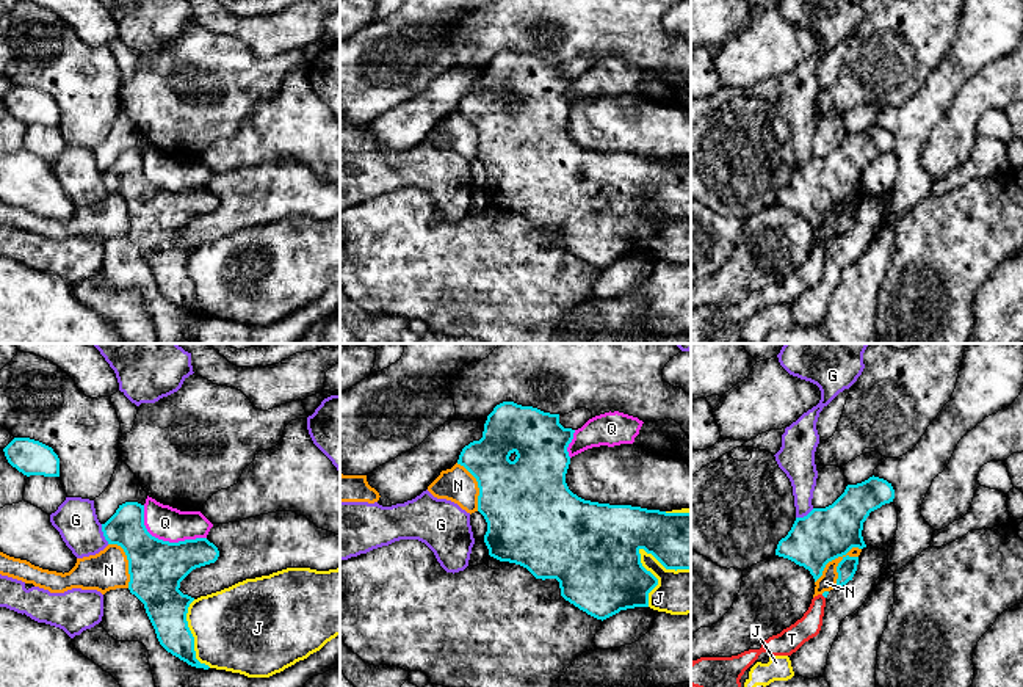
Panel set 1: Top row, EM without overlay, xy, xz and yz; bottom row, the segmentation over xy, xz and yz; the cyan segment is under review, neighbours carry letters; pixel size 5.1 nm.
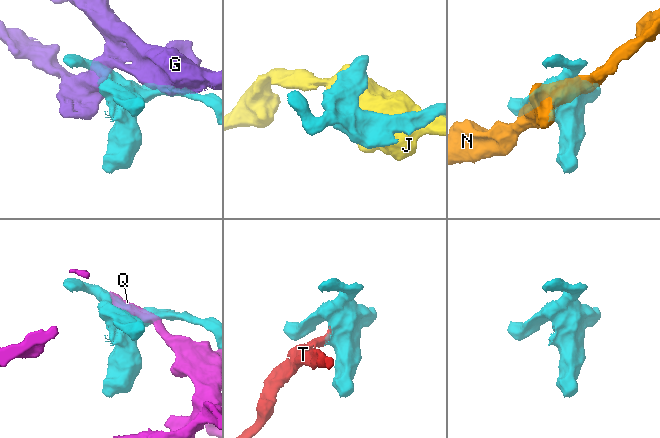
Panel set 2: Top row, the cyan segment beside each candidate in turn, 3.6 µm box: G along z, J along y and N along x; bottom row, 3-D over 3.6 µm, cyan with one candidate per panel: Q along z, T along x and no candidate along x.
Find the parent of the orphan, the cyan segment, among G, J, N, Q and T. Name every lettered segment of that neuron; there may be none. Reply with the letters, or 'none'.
T

